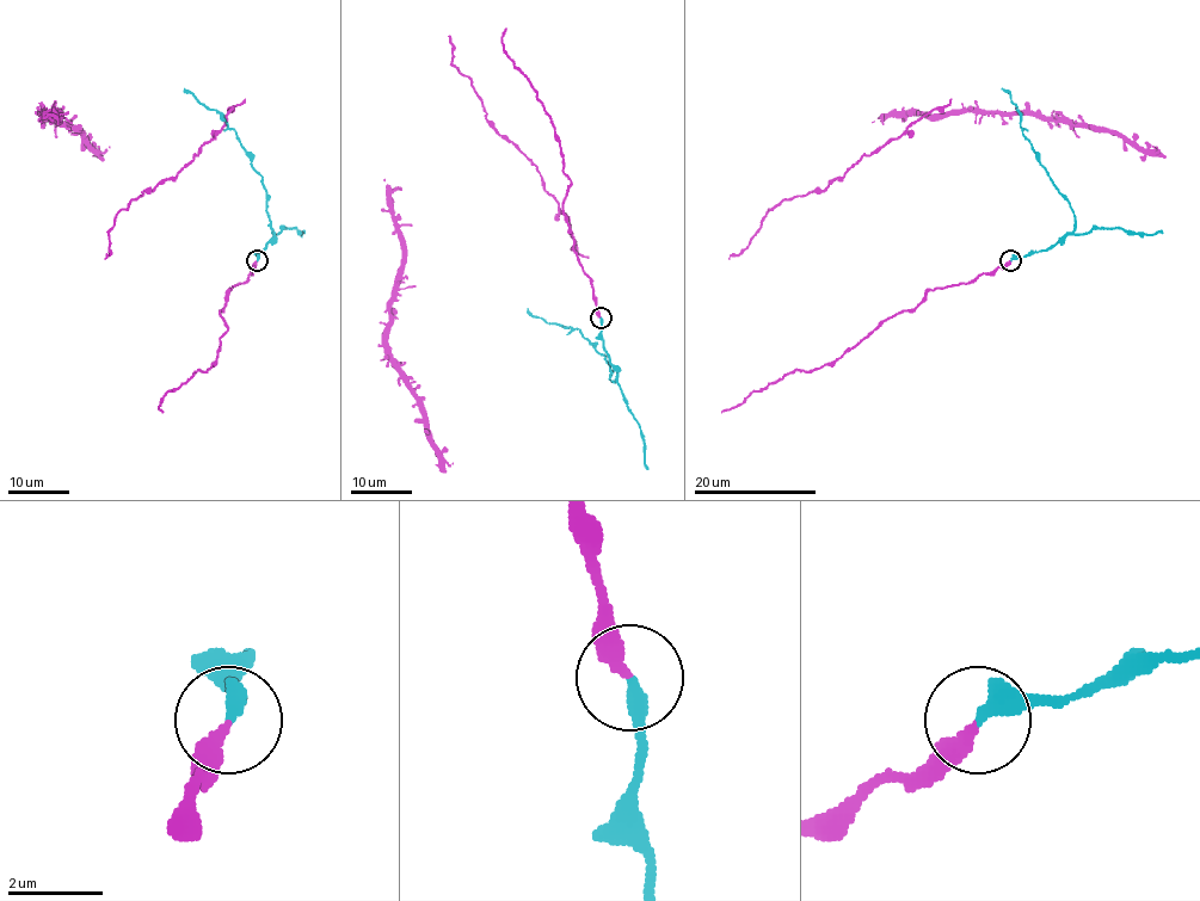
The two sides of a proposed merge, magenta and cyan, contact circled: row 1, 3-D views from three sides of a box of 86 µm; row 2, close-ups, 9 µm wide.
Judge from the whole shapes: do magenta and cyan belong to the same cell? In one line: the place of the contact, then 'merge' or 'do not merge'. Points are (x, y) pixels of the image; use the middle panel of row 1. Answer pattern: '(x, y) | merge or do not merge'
(601, 318) | merge

